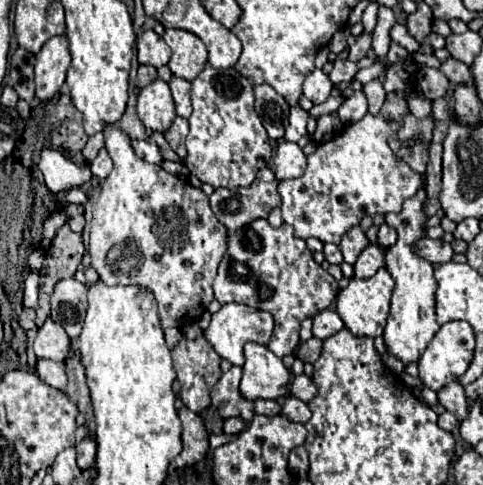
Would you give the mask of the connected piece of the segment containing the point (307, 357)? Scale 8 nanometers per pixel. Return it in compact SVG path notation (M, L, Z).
M311 337L309 341L305 341L305 343L299 345L299 349L297 349L297 357L299 357L303 363L315 363L315 361L319 359L321 345L323 345L321 339Z

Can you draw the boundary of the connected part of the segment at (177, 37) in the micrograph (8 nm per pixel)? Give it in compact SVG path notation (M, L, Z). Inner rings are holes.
M167 29L163 35L165 43L171 47L173 55L167 63L175 77L193 81L207 63L207 49L203 41L183 29Z

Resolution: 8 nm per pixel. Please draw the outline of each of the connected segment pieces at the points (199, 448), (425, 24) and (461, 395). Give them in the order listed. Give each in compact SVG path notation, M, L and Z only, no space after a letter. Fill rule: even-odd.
M185 405L179 409L179 419L183 423L183 451L175 457L177 467L187 467L201 461L209 449L209 435L205 431L203 419L189 411Z
M419 1L419 3L417 3L417 11L407 15L405 27L407 27L407 31L409 31L409 33L417 39L417 43L419 43L419 51L417 51L417 53L433 55L433 51L435 51L431 45L425 43L427 35L431 33L431 23L433 23L433 13L431 13L431 7L429 7L425 1Z
M459 381L449 383L447 387L441 387L441 389L437 391L437 399L439 399L439 403L441 403L447 411L455 413L455 415L459 417L459 421L463 421L463 419L467 417L467 397L465 397L465 389L463 389L463 385L461 385Z

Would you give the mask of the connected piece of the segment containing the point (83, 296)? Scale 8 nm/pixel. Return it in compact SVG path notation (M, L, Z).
M61 279L51 297L51 319L61 323L73 339L81 333L87 311L87 285L75 279Z

